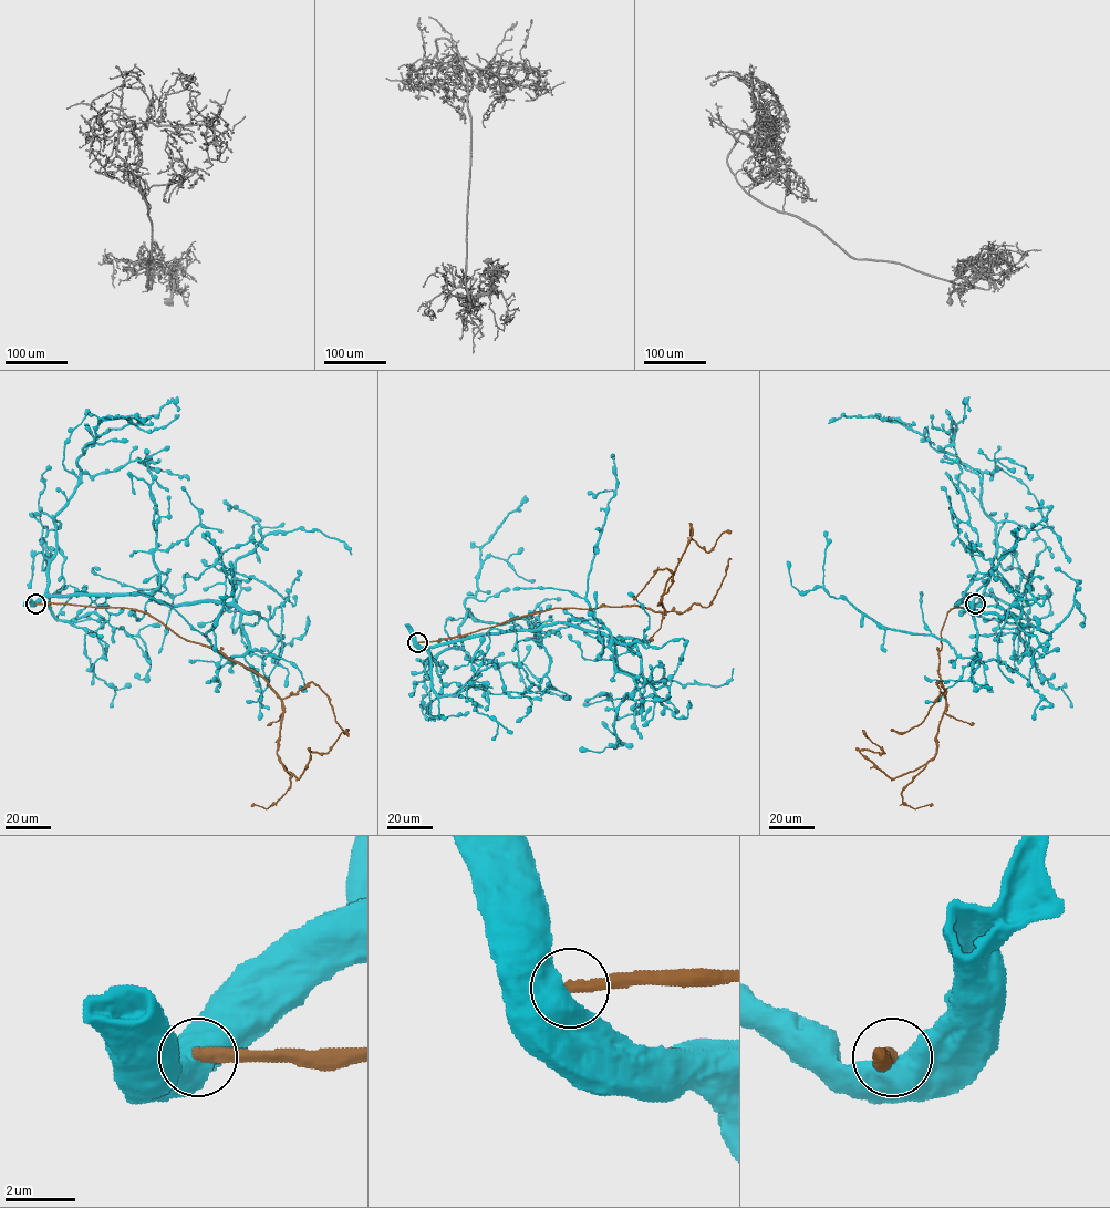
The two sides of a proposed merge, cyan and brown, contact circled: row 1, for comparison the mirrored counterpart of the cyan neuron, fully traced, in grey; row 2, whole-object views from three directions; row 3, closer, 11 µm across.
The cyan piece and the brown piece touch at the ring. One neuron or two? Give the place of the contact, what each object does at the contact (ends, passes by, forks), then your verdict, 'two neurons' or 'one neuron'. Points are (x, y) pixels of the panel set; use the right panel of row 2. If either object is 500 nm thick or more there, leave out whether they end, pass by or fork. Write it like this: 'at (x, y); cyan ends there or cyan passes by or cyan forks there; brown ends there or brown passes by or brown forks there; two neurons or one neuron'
at (975, 604); two neurons

